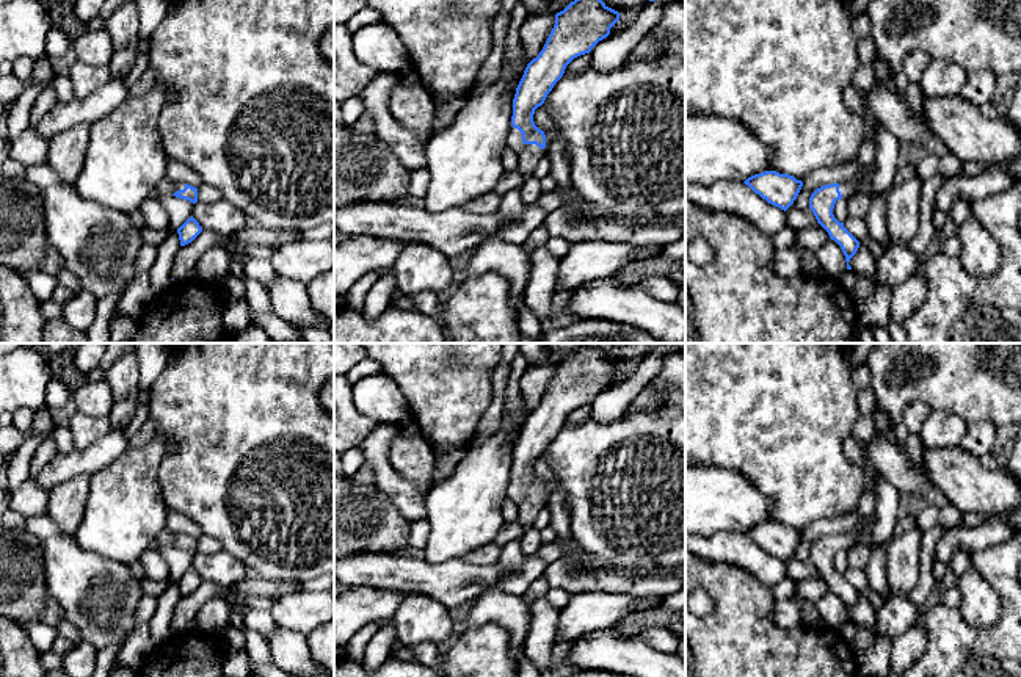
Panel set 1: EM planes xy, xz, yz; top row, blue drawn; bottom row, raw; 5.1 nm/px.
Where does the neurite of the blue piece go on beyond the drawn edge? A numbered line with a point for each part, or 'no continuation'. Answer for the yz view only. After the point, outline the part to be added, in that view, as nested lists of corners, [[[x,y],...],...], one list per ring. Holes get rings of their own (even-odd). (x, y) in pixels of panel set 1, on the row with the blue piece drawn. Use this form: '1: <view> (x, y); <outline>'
1: yz (849, 188); [[[872,166],[864,176],[856,176],[853,180],[839,183],[839,191],[842,194],[842,199],[850,199],[853,194],[856,194],[859,183],[867,179],[872,182],[875,168]]]

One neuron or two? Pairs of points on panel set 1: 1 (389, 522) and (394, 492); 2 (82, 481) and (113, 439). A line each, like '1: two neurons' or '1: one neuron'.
1: two neurons
2: two neurons

